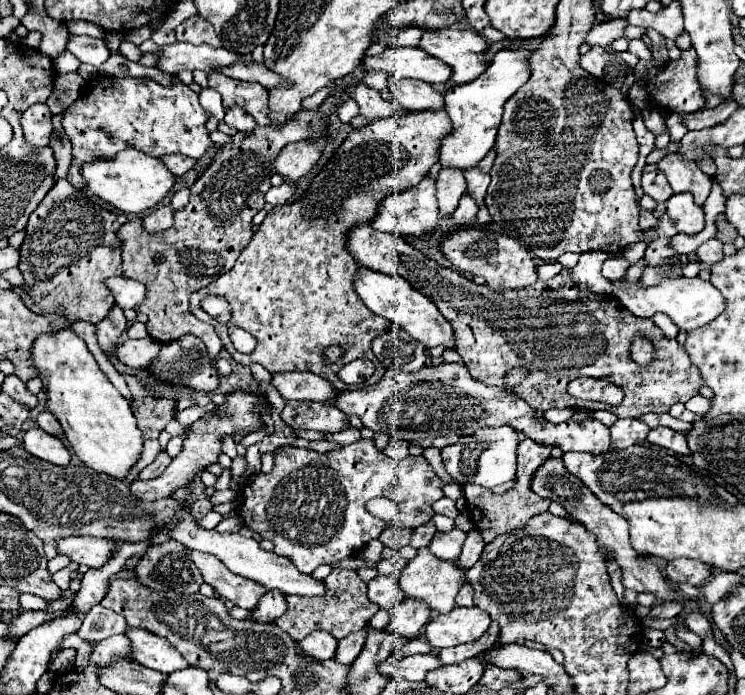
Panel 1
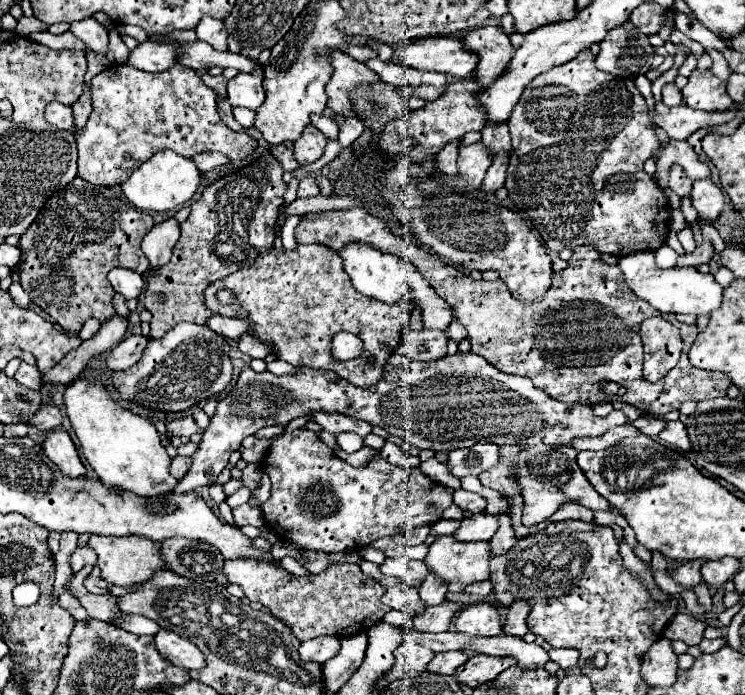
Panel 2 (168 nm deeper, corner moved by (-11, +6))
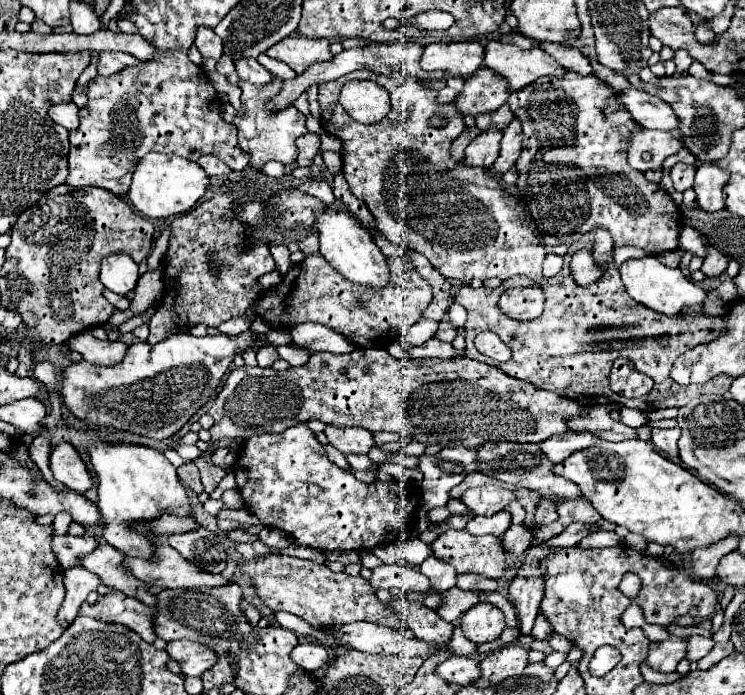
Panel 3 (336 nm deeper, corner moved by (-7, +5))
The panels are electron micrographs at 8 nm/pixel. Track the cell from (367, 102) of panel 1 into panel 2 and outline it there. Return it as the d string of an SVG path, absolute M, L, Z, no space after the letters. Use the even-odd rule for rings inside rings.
M331 52L331 66L333 66L333 76L327 82L327 106L339 114L339 116L355 116L351 100L349 100L349 90L355 88L359 82L377 82L377 74L369 70L363 62L353 60L345 52Z

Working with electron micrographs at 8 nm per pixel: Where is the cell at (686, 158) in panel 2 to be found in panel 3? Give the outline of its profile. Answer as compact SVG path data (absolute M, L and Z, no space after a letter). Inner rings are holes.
M643 129L631 137L631 145L627 149L629 165L637 171L659 169L669 155L675 155L681 149L683 143L679 141L677 133L659 133Z

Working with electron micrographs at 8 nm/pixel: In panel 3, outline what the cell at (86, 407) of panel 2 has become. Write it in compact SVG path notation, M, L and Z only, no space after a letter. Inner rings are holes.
M99 437L89 445L89 459L99 483L97 505L105 519L103 539L115 549L123 551L125 555L151 559L153 539L147 535L139 535L137 531L131 531L129 523L155 519L159 517L159 513L191 515L189 499L185 487L181 485L175 473L175 467L159 449L151 449L139 443L107 443Z

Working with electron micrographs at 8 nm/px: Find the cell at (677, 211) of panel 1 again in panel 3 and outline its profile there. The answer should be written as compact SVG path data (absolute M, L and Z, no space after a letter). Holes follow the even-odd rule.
M701 163L697 167L697 175L695 175L695 193L697 193L697 203L701 209L713 213L725 207L723 203L723 185L727 183L729 173L715 167L713 163Z

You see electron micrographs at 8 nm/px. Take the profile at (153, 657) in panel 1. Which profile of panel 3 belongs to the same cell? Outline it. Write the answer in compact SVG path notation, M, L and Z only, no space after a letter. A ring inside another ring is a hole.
M169 641L165 649L171 655L171 659L181 665L181 671L185 675L199 677L215 665L215 653L209 647L201 645L201 643Z

